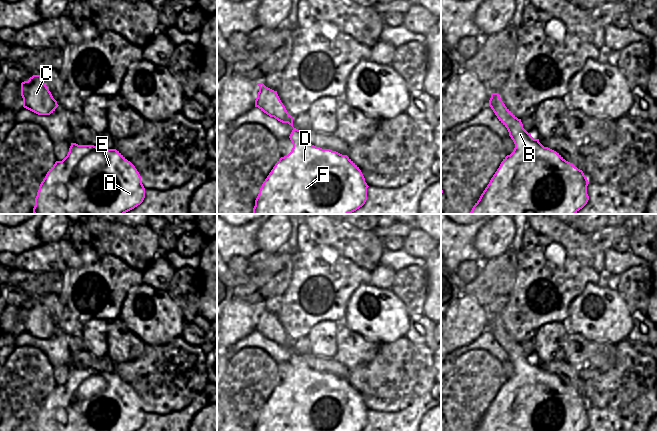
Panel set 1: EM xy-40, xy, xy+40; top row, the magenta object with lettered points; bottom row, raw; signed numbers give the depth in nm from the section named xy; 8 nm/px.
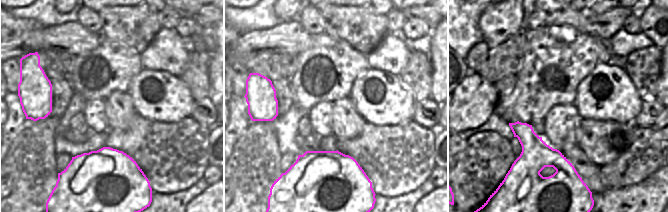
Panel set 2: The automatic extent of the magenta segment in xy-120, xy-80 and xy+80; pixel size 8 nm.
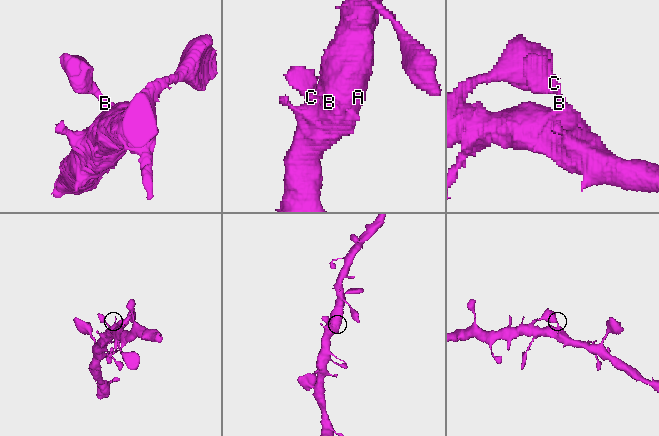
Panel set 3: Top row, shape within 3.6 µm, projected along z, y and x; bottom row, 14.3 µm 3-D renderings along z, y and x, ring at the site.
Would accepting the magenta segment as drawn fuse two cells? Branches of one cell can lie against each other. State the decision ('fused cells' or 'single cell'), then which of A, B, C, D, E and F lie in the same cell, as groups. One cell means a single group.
single cell; A B C D E F

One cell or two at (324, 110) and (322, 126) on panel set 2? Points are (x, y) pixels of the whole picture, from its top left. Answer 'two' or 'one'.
one

